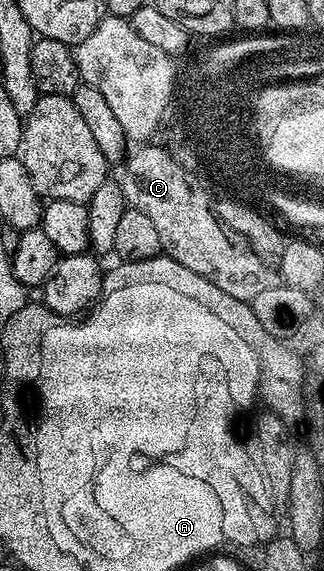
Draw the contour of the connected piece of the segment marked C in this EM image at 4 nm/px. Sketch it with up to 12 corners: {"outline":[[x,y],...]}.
{"outline":[[168,156],[122,163],[129,208],[163,254],[250,301],[275,285],[267,258],[211,217]]}

